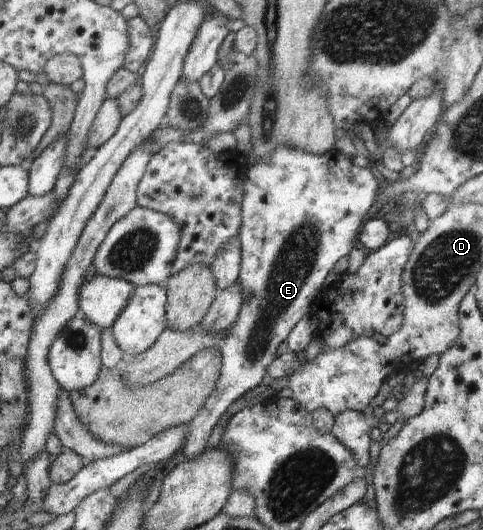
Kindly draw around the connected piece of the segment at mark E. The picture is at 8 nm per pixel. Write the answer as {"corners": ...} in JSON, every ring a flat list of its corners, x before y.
{"corners":[[280,145,267,157,257,160,253,165,248,166,247,172,243,186,245,199,241,204,241,227,238,236,241,248,241,263,237,278,237,284,241,287,245,297,241,304,238,318,235,320,235,323,226,330,224,341,219,349,221,352,221,371,215,389,206,399,204,406,200,408,198,414,191,420,190,424,188,424,190,427,190,434,187,436,184,448,182,449,186,461,189,459,196,459,205,450,212,428,216,426,216,422,218,422,220,416,222,416,222,414,228,410,230,404,235,400,238,400,242,394,252,390,252,388,257,387,258,384,260,384,264,375,267,374,267,368,277,357,276,350,278,350,278,346,288,338,289,332,292,332,292,329,298,324,298,322,300,322,300,320,302,320,302,318,304,318,304,316,311,314,310,306,312,305,314,298,316,298,323,289,322,285,324,284,324,280,326,280,326,276,328,276,328,272,335,268,335,264,342,257,348,257,354,246,359,245,358,240,361,226,367,220,366,214,368,214,368,211,377,204,380,190,378,188,378,183,376,183,376,178,370,171,369,167,362,168,354,166,348,155,344,155,335,149,321,155,315,155,306,152,305,150,297,149,296,147]]}

